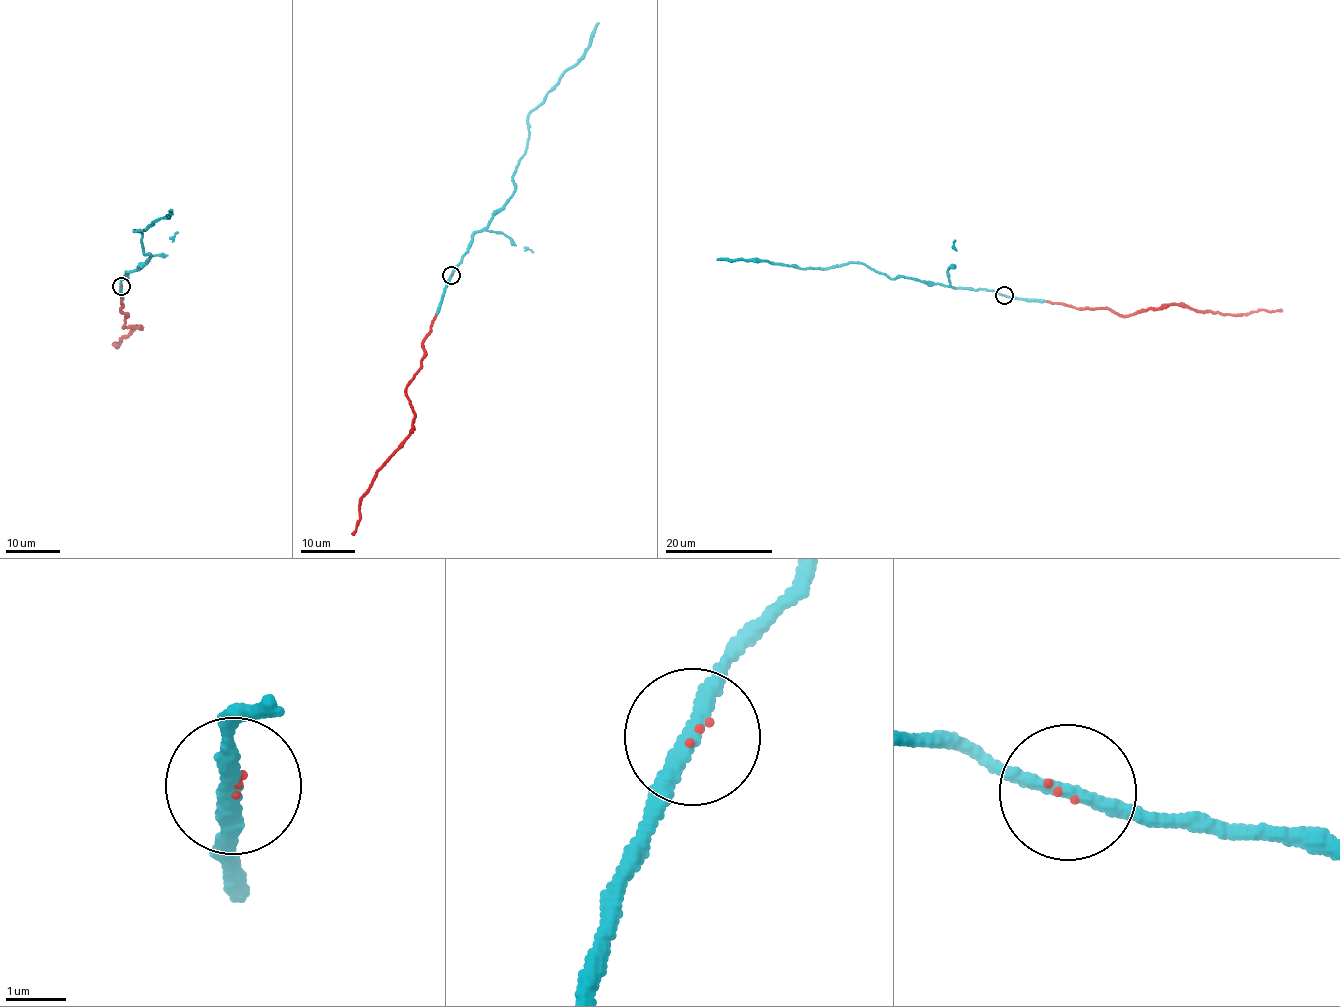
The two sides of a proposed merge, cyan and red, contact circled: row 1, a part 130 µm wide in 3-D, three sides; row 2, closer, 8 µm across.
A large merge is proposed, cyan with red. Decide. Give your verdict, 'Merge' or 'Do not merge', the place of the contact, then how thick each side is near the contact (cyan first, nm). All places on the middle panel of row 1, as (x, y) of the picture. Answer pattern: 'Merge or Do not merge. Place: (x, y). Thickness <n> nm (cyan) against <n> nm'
Merge. Place: (451, 275). Thickness 240 nm (cyan) against 50 nm

